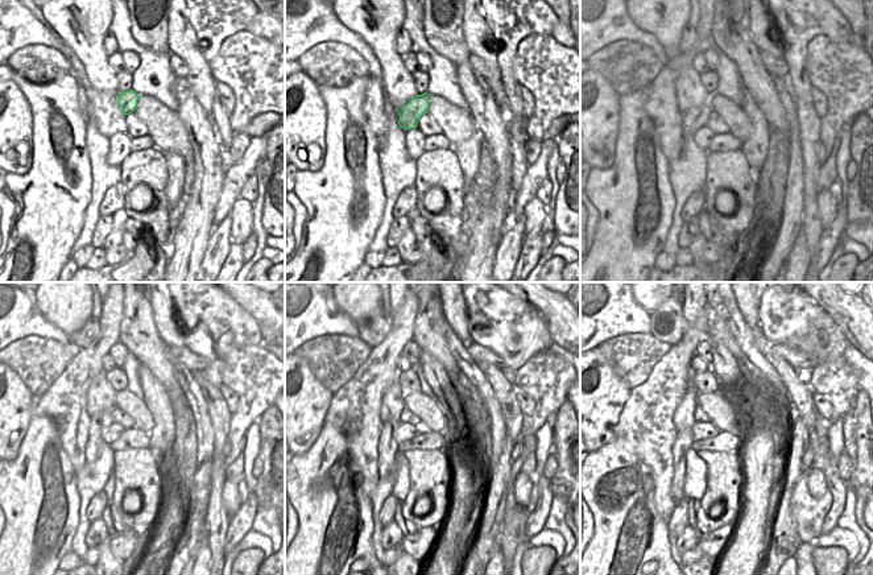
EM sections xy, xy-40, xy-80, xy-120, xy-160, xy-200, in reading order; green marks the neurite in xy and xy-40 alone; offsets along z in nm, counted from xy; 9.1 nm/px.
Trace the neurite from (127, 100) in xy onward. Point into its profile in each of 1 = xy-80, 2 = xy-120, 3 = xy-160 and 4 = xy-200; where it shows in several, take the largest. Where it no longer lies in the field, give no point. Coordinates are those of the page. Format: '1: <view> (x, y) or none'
1: xy-80 (692, 120)
2: xy-120 (98, 422)
3: xy-160 (388, 442)
4: xy-200 (683, 441)

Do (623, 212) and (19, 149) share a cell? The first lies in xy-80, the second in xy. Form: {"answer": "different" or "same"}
{"answer": "different"}

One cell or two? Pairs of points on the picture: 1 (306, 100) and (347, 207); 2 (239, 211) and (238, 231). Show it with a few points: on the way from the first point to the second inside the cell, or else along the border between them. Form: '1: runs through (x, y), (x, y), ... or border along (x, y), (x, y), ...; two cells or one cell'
1: border along (327, 119), (323, 165), (314, 172), (302, 170); two cells
2: runs through (239, 216), (238, 226); one cell

